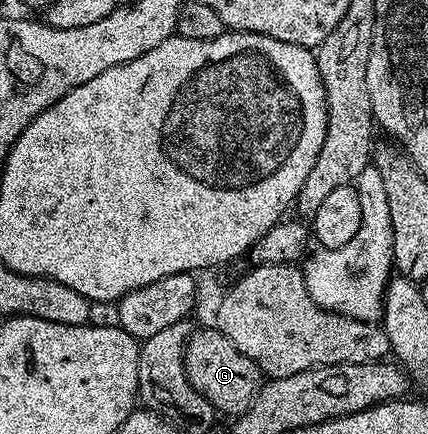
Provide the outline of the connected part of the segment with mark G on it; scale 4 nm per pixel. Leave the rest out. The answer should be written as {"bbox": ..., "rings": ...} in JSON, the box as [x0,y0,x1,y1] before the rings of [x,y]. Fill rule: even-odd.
{"bbox":[184,326,262,418],"rings":[[[215,326],[208,328],[197,327],[192,337],[188,339],[188,346],[184,350],[184,369],[189,382],[208,399],[217,413],[228,415],[228,418],[241,416],[260,391],[262,373],[260,368],[226,334],[222,334]]]}

